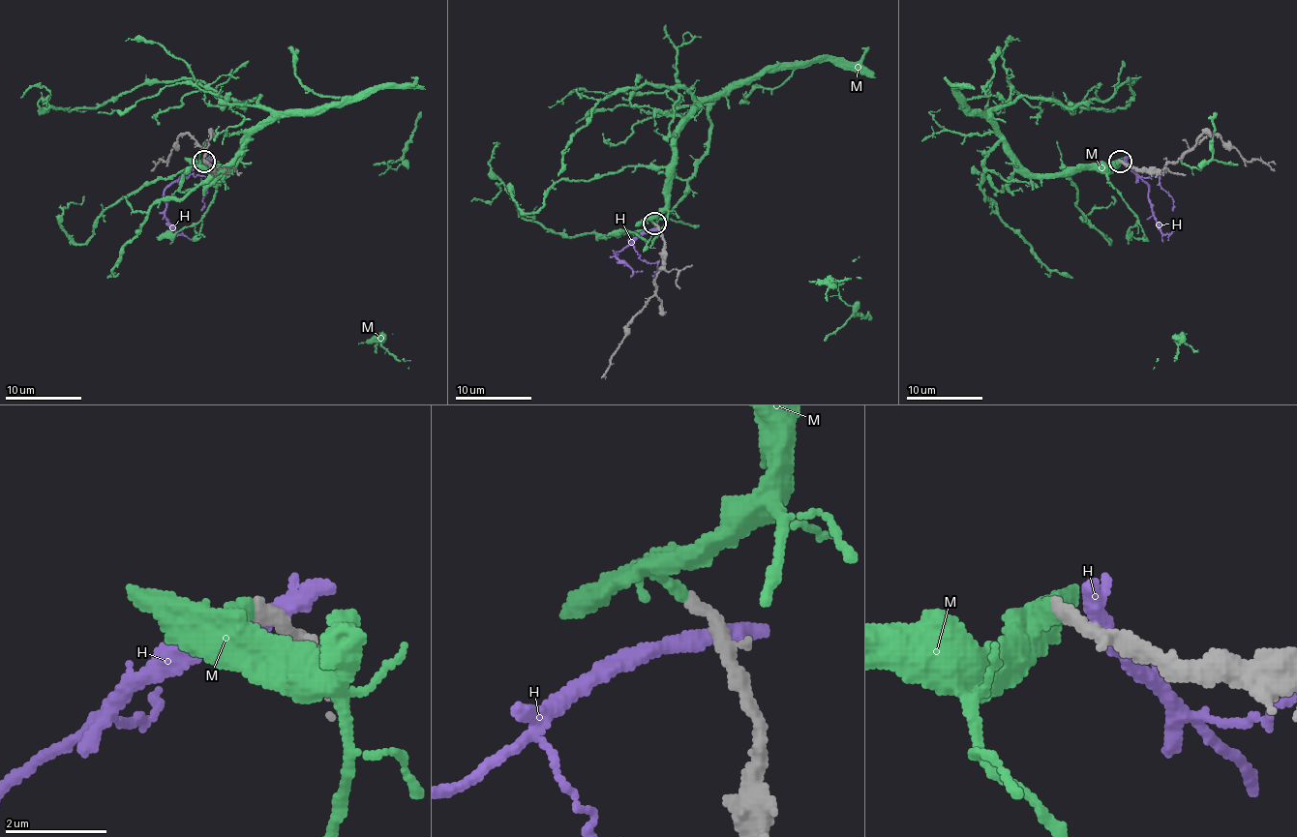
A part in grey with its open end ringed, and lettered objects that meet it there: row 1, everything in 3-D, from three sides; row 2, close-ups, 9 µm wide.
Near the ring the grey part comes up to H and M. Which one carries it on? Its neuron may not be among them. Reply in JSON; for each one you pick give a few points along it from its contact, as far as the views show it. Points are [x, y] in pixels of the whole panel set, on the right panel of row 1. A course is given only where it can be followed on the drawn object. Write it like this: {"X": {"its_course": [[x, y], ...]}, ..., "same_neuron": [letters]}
{"M": {"its_course": [[1121, 162], [1031, 175], [991, 112], [1022, 95], [1105, 101], [1131, 82], [1124, 106], [1080, 106], [1098, 97]]}, "same_neuron": ["M"]}

